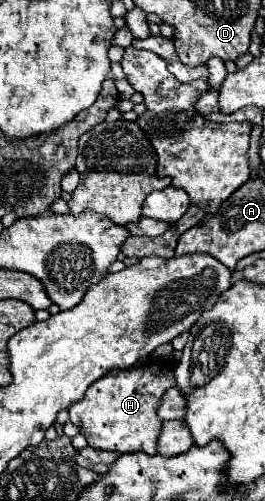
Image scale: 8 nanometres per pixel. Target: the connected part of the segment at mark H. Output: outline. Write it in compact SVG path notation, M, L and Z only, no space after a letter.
M160 360L160 364L140 364L132 366L130 370L112 370L110 376L98 378L88 390L86 396L70 406L70 420L80 428L80 432L88 438L88 444L96 450L114 450L120 454L126 452L146 452L146 454L156 454L156 442L160 438L162 430L162 418L158 418L158 402L162 400L162 394L170 388L176 386L174 378L174 366L170 360Z

